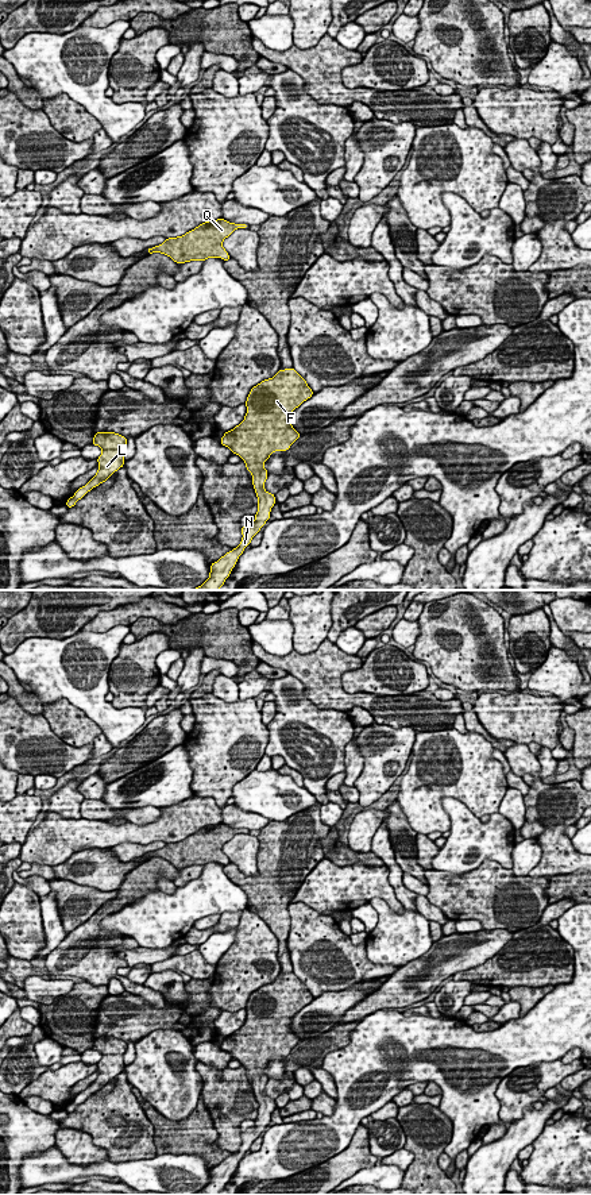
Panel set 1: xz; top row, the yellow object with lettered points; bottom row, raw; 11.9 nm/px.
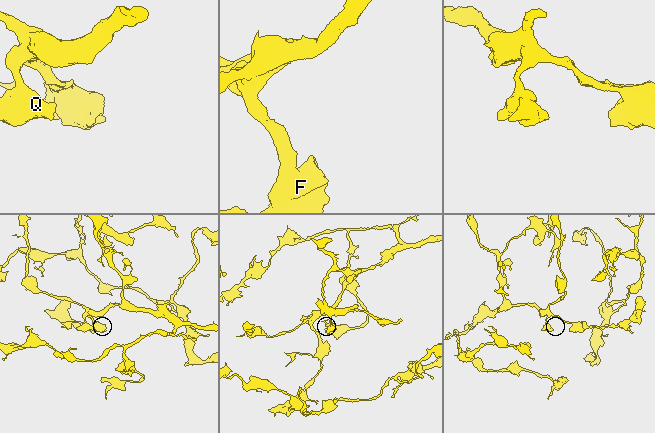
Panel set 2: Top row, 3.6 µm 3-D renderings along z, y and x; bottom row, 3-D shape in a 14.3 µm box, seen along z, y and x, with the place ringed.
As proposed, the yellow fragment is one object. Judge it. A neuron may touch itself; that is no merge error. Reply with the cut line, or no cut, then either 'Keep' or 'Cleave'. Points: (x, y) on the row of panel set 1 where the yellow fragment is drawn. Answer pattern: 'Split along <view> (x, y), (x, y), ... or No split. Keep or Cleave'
No split. Keep

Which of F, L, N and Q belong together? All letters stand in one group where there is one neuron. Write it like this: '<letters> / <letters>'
F L N Q

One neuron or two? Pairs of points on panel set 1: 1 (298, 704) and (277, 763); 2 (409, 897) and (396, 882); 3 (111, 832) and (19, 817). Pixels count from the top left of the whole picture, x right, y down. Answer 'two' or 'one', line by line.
1: two
2: one
3: two

